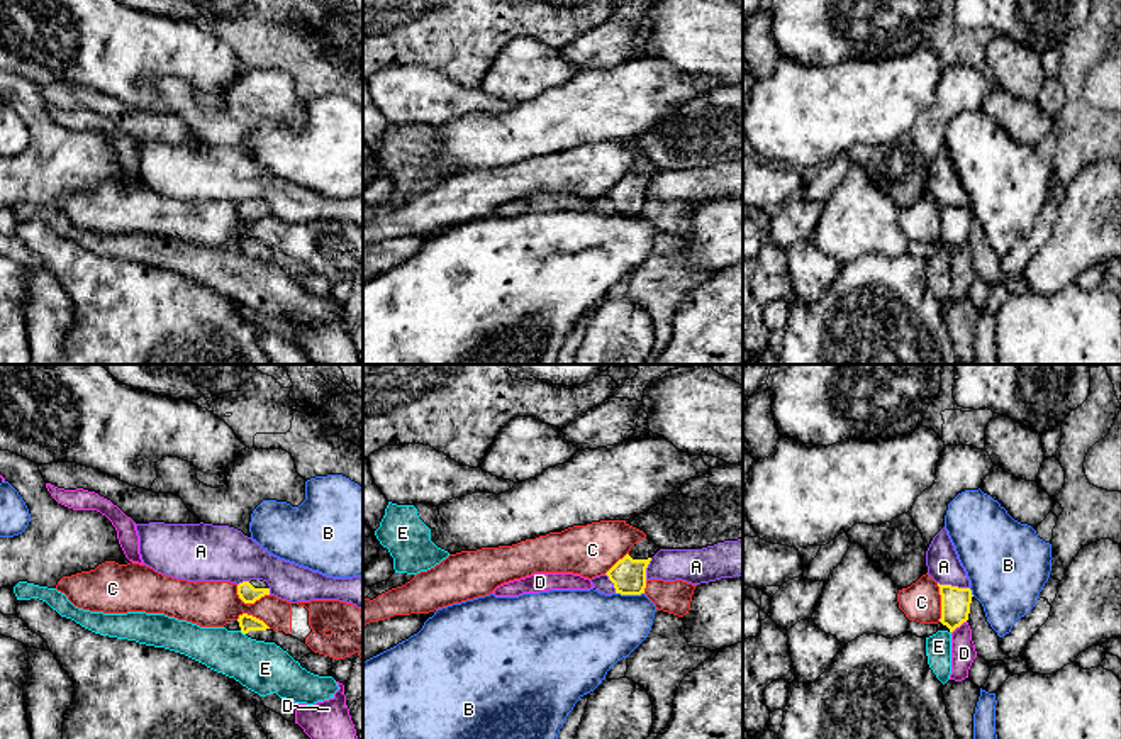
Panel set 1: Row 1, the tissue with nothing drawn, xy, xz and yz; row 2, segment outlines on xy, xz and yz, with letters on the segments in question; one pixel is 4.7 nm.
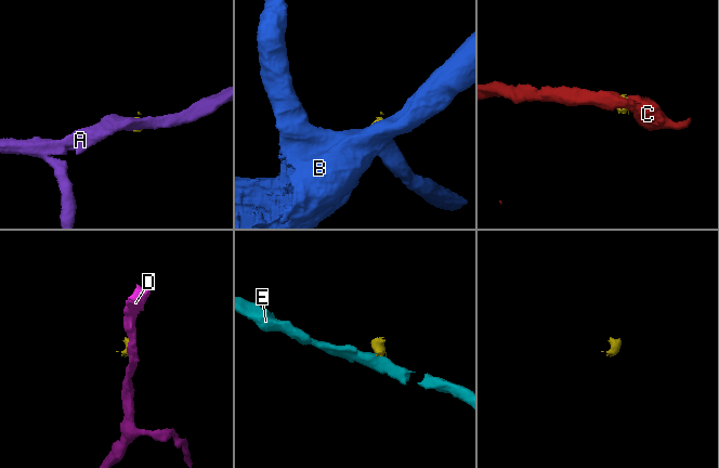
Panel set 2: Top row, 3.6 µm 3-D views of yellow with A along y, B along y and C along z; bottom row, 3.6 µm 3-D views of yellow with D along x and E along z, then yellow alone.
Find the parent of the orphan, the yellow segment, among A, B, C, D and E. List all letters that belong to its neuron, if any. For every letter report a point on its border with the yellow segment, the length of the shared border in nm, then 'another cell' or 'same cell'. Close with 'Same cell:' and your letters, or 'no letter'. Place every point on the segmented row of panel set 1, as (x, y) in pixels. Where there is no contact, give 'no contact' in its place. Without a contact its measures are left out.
A: meets yellow in yz at (953, 587); contact 160 nm long; another cell
B: meets yellow in xz at (630, 594); contact 140 nm long; another cell
C: meets yellow in xy at (248, 602); contact 170 nm long; another cell
D: meets yellow in yz at (959, 626); contact 90 nm long; another cell
E: meets yellow in xy at (243, 633); contact 40 nm long; another cell
Same cell: no letter

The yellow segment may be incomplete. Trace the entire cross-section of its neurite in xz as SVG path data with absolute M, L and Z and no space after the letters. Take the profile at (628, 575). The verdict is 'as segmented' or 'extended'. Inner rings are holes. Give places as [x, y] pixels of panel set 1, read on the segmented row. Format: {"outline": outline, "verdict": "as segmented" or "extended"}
{"outline": "M646 539L636 542L605 575L614 583L616 593L641 595L646 588L646 568L660 547Z", "verdict": "extended"}

